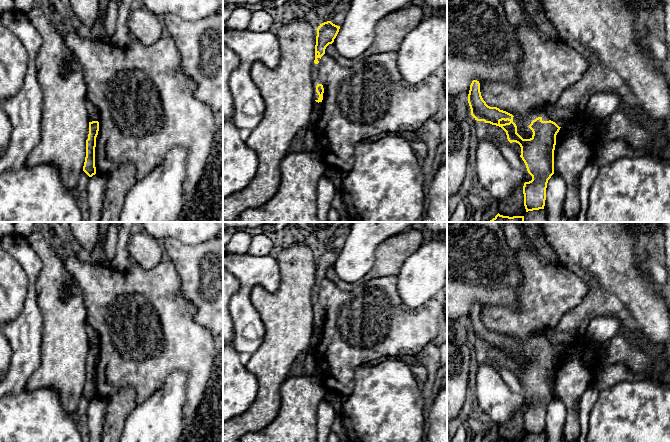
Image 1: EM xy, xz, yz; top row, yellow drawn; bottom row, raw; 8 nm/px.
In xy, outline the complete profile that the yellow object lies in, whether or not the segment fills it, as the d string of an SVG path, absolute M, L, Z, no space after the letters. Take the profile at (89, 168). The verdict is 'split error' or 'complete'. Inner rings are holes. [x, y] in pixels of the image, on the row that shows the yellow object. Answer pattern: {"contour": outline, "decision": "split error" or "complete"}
{"contour": "M87 99L86 107L89 115L89 134L86 140L86 157L83 166L83 171L92 177L96 174L95 167L95 147L96 137L99 131L99 111L96 106Z", "decision": "split error"}

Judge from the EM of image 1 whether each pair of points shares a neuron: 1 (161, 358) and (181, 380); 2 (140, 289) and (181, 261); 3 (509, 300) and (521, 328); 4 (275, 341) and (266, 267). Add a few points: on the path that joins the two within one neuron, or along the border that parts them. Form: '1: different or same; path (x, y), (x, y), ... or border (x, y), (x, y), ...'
1: different; border (189, 374), (173, 370), (157, 389)
2: different; border (170, 260), (179, 277), (182, 288)
3: different; border (520, 285), (516, 288), (515, 307), (489, 306)
4: different; border (278, 268), (276, 287), (251, 290), (258, 311)

